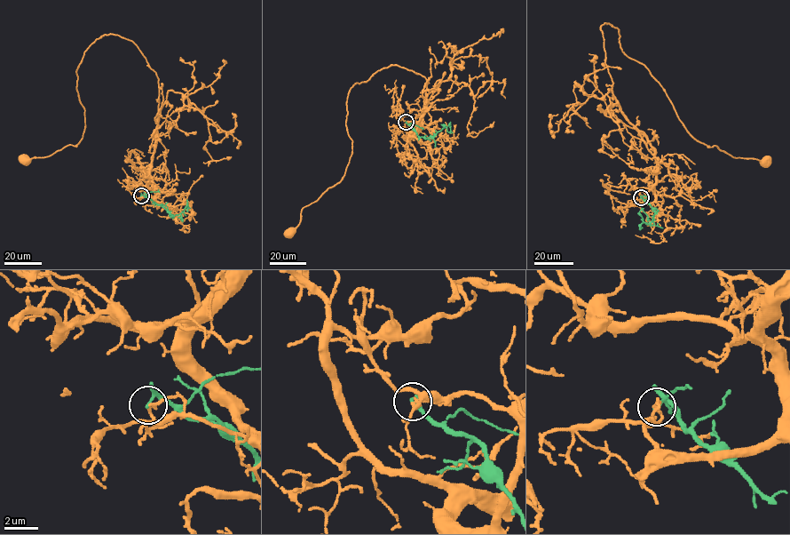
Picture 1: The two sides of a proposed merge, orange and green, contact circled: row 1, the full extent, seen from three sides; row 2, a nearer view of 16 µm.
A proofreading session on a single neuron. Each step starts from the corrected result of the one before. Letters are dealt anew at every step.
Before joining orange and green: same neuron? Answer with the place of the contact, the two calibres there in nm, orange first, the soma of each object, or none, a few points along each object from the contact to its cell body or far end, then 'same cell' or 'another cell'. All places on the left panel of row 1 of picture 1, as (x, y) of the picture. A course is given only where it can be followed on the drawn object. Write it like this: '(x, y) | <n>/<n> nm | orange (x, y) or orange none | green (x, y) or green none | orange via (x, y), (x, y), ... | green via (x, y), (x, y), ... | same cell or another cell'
(141, 195) | 140/150 nm | orange (24, 159) | green none | orange via (141, 195), (153, 199), (158, 78), (116, 35), (98, 38), (77, 68), (81, 139), (24, 161) | green via (141, 195), (161, 204), (173, 216), (184, 211), (187, 202), (187, 211) | another cell

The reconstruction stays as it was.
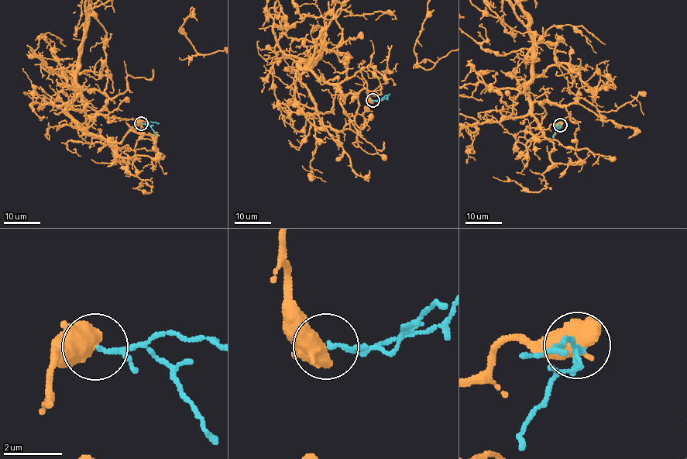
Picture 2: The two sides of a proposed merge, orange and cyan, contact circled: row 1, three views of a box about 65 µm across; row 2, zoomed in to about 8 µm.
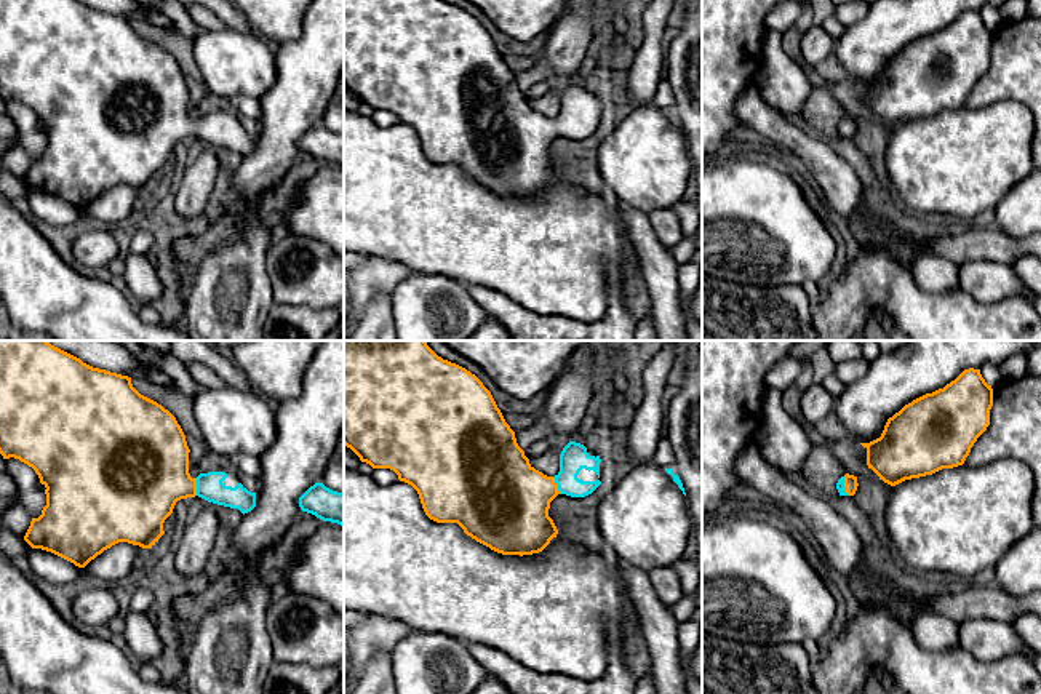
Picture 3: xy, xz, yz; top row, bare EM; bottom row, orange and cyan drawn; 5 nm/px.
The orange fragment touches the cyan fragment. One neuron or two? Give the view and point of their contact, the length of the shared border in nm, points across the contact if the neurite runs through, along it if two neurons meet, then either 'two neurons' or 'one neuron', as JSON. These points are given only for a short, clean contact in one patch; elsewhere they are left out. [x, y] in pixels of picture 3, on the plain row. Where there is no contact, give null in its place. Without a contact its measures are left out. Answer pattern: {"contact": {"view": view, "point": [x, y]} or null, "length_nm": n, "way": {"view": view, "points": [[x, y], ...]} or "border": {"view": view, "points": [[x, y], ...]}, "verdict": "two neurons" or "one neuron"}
{"contact": {"view": "xy", "point": [195, 128]}, "length_nm": 90, "way": {"view": "xy", "points": [[147, 115], [195, 128], [210, 128]]}, "verdict": "one neuron"}

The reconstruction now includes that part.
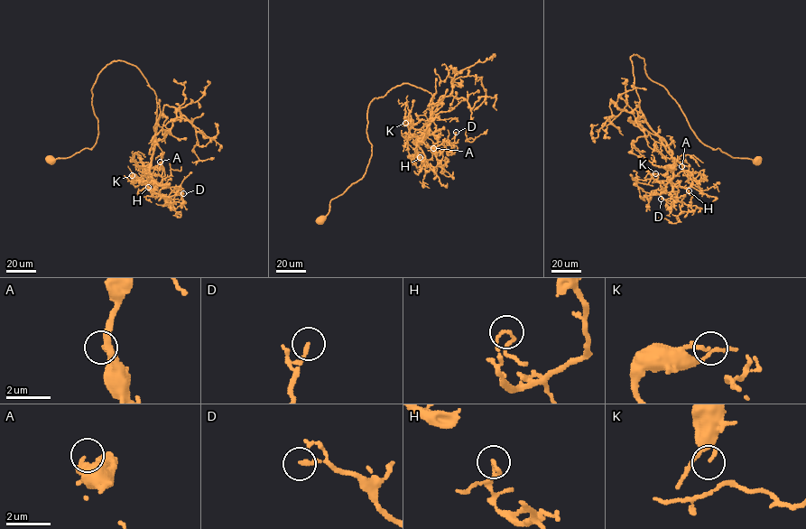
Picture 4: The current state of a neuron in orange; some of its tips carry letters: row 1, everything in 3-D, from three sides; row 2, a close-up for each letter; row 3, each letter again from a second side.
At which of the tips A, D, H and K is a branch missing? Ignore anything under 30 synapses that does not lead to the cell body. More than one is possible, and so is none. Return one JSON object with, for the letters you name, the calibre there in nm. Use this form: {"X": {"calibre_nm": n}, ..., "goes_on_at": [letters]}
{"goes_on_at": []}

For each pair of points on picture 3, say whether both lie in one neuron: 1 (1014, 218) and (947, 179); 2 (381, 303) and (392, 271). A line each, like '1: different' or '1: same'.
1: different
2: different

